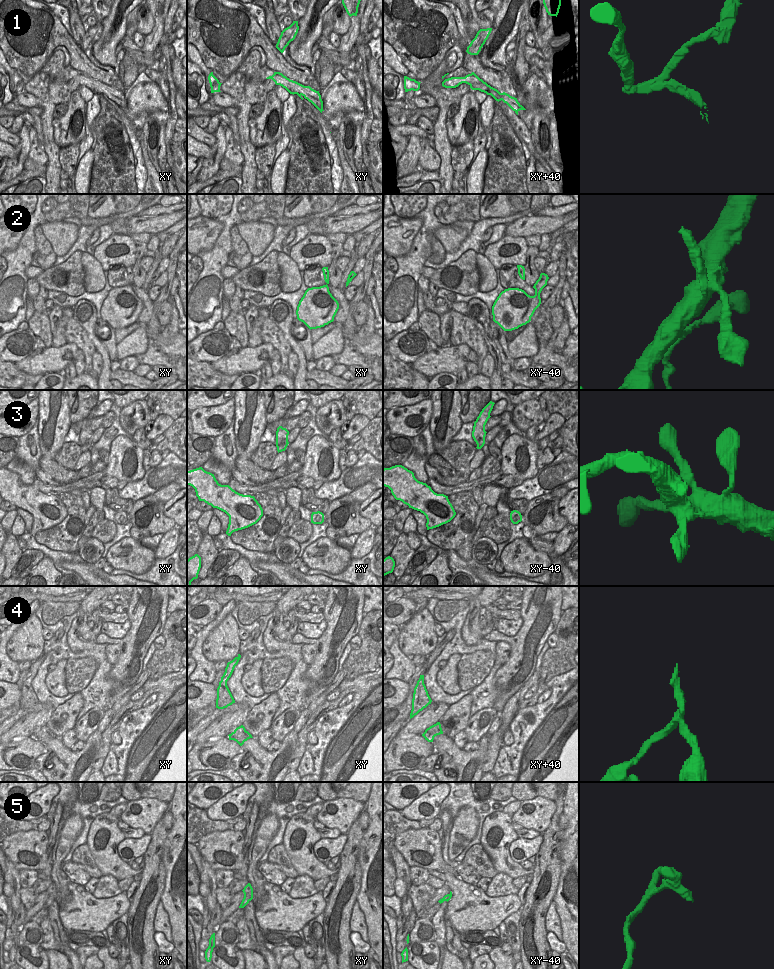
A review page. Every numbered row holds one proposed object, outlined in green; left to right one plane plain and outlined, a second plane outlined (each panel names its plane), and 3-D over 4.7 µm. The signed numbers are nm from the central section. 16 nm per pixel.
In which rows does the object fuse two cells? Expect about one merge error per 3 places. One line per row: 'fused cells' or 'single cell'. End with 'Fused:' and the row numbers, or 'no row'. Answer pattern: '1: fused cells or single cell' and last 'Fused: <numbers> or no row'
1: fused cells
2: single cell
3: single cell
4: fused cells
5: fused cells
Fused: 1, 4, 5

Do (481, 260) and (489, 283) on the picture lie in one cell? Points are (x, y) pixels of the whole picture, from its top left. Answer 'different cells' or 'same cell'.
same cell

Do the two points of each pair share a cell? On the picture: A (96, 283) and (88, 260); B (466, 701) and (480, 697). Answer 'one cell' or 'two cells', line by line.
A: one cell
B: two cells

